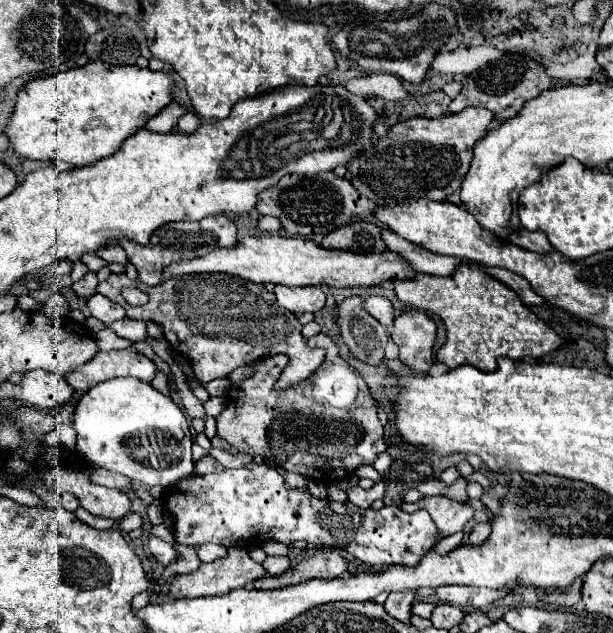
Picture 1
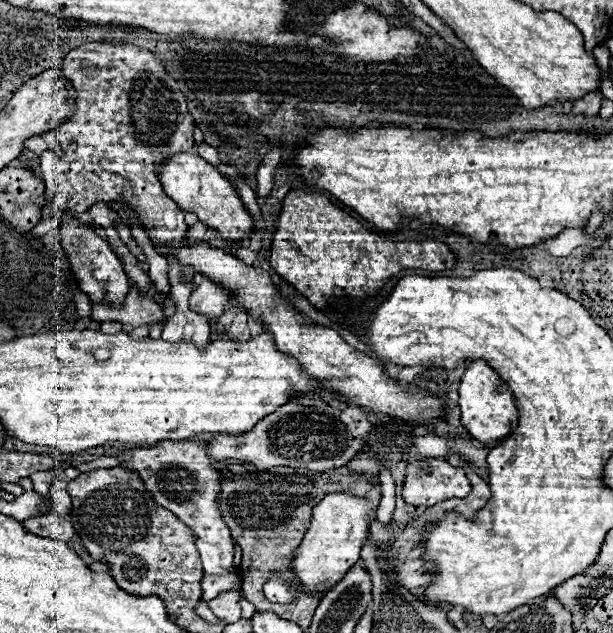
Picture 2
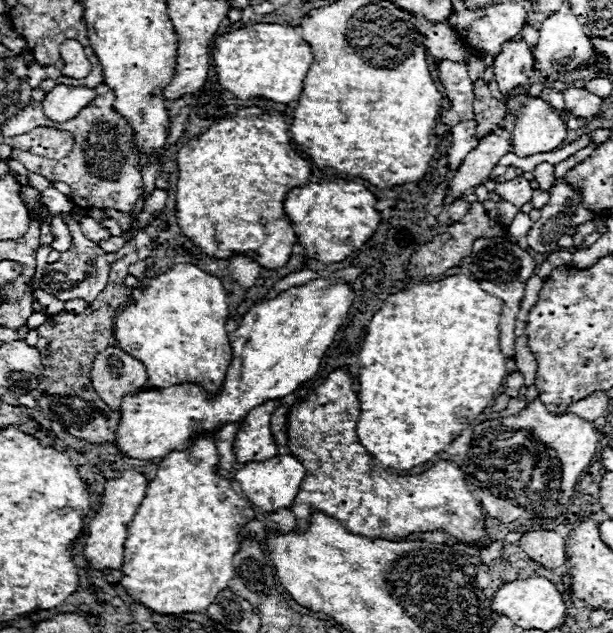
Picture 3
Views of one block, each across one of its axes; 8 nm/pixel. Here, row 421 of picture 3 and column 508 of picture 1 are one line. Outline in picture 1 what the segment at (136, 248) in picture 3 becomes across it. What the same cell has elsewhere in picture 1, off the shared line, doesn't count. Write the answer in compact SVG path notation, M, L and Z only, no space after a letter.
M510 50L504 58L488 64L482 70L474 70L472 74L468 74L466 82L468 84L464 84L460 94L450 102L450 106L448 106L450 112L460 112L466 106L482 106L482 108L488 108L496 116L496 120L514 118L520 112L520 108L528 100L536 98L542 90L564 84L564 82L548 76L546 68L524 50Z

